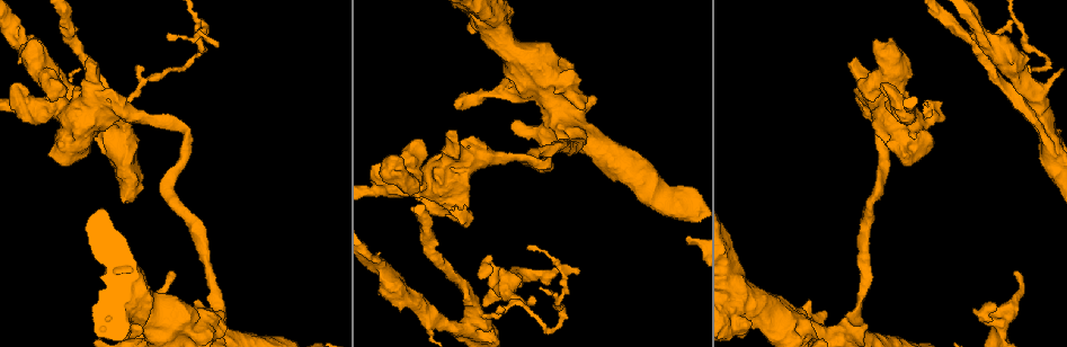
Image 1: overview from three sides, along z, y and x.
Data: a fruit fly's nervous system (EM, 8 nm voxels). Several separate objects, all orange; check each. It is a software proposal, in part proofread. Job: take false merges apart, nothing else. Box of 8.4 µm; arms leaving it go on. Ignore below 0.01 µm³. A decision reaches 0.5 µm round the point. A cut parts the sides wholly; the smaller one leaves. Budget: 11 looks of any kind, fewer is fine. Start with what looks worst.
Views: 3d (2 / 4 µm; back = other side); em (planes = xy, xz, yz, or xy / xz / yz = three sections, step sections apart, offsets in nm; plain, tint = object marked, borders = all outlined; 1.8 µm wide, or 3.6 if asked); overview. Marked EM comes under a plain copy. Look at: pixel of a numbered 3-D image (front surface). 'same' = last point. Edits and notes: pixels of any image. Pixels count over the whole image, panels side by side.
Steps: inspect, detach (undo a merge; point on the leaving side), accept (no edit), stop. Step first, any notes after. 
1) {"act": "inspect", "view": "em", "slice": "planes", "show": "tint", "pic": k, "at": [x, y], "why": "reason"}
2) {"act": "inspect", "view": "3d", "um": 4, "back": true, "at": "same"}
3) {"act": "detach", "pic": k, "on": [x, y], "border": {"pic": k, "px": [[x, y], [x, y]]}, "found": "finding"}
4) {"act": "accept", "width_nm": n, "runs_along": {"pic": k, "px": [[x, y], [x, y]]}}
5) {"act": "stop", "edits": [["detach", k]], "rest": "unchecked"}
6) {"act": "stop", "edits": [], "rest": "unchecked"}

{"act": "inspect", "view": "3d", "um": 4, "back": true, "pic": 1, "at": [111, 112], "why": "calibre changes"}

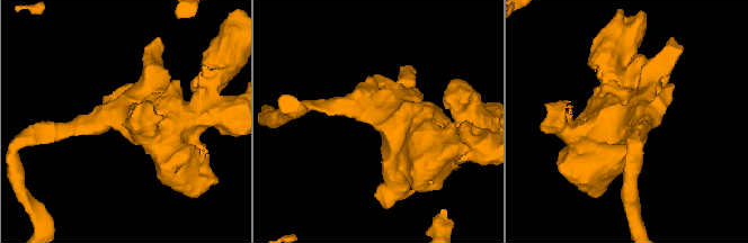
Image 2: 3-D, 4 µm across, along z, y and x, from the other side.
{"act": "inspect", "view": "em", "um": 3.6, "slice": "planes", "show": "tint", "pic": 2, "at": [630, 115], "why": "shape alone is not enough"}

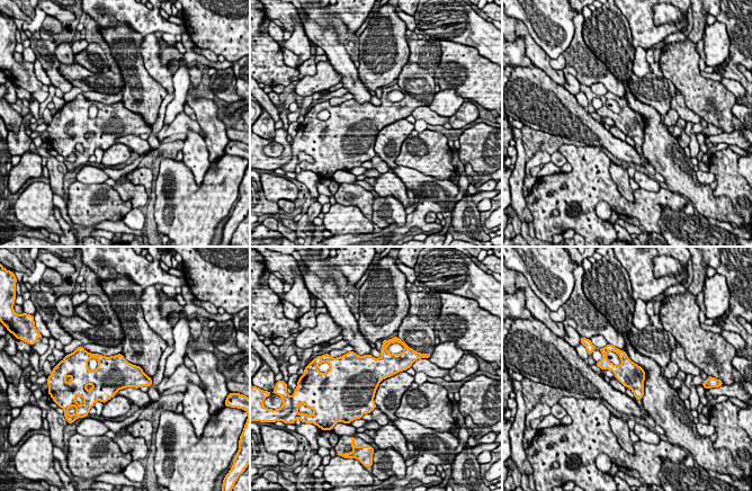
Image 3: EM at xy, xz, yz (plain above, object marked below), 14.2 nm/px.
{"act": "accept", "width_nm": 360, "found": "continuous, no second neuron"}

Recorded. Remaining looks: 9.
{"act": "inspect", "view": "em", "slice": "planes", "show": "tint", "pic": 1, "at": [508, 283], "why": "calibre changes"}

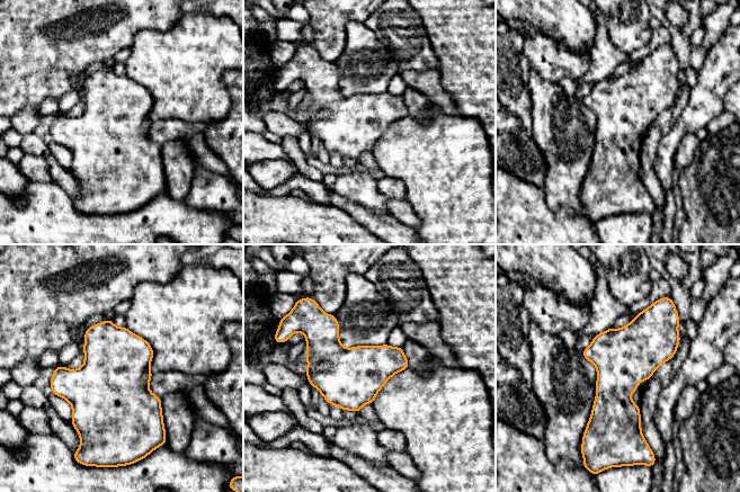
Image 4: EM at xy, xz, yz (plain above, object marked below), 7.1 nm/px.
{"act": "accept", "found": "all the same neuron"}

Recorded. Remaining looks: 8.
{"act": "inspect", "view": "em", "um": 3.6, "slice": "xz", "step": 16, "show": "tint", "pic": 1, "at": [572, 96], "why": "sharp bend"}

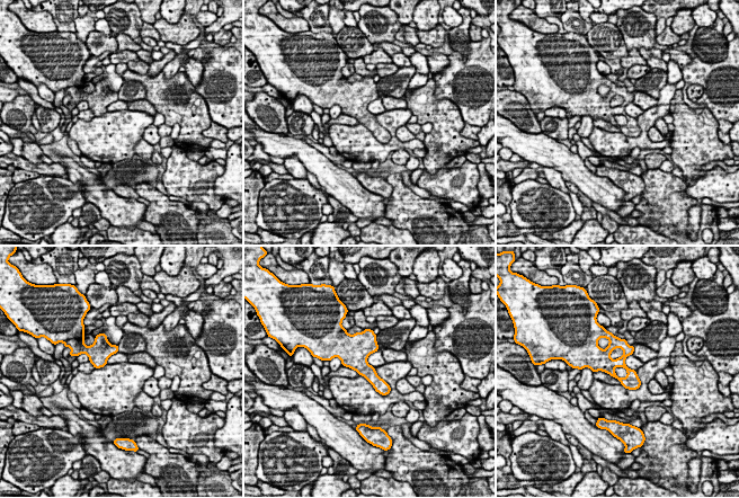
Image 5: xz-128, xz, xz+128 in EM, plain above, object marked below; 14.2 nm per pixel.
{"act": "inspect", "view": "em", "um": 3.6, "slice": "planes", "show": "tint", "at": "same", "why": "cut it another way"}

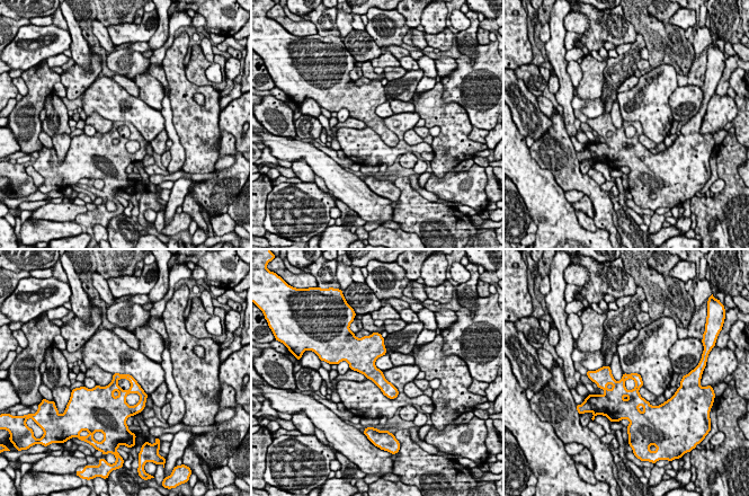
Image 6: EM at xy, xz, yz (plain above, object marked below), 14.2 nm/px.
{"act": "accept", "width_nm": 120, "found": "continuous, no second neuron"}

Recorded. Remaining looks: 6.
{"act": "inspect", "view": "em", "slice": "planes", "show": "tint", "pic": 1, "at": [481, 315], "why": "three-way junction"}

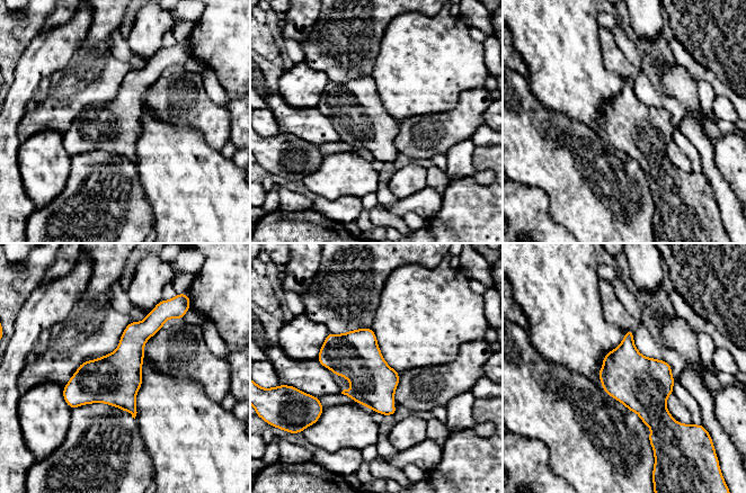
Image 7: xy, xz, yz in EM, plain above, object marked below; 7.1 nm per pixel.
{"act": "accept", "found": "one neuron here"}

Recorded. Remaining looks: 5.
{"act": "stop", "edits": [], "rest": "unchecked"}

